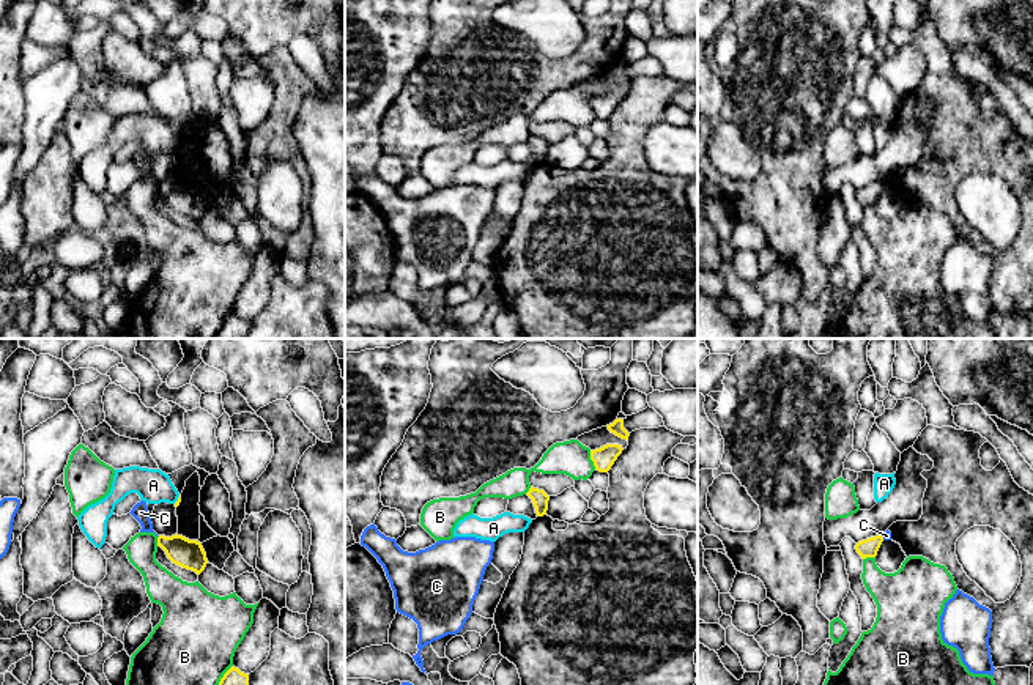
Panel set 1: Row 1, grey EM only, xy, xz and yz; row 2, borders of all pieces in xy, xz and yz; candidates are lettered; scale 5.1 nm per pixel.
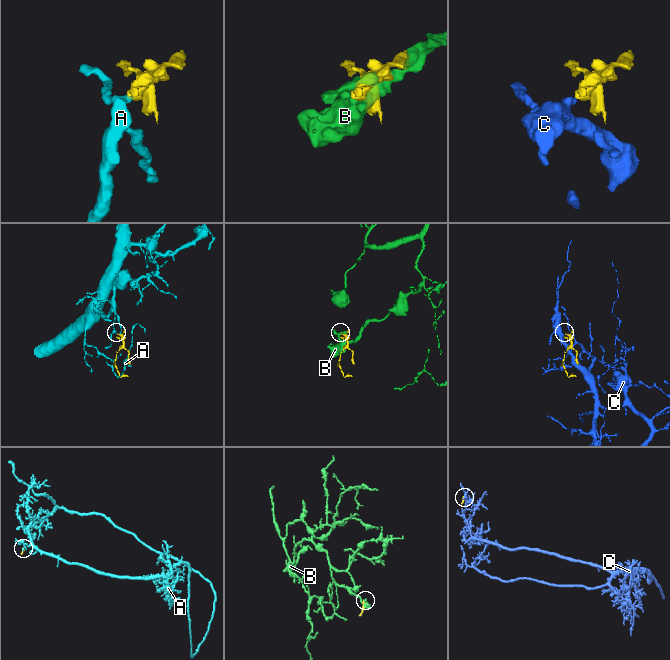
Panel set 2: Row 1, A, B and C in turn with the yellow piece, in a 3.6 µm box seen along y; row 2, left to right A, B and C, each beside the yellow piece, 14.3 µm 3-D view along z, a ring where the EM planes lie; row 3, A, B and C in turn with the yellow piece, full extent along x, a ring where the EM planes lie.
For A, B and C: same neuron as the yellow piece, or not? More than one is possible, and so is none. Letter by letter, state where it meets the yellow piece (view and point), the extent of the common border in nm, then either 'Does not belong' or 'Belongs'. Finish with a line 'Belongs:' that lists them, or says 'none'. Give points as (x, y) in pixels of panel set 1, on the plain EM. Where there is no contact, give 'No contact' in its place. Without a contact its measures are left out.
A: Touches yellow at xy (178, 147). Shared border 60 nm. Does not belong
B: Touches yellow at xz (591, 106). Shared border 100 nm. Does not belong
C: Touches yellow at yz (882, 185). Shared border 30 nm. Does not belong
Belongs: none

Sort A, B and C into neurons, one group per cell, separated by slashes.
A / B / C

